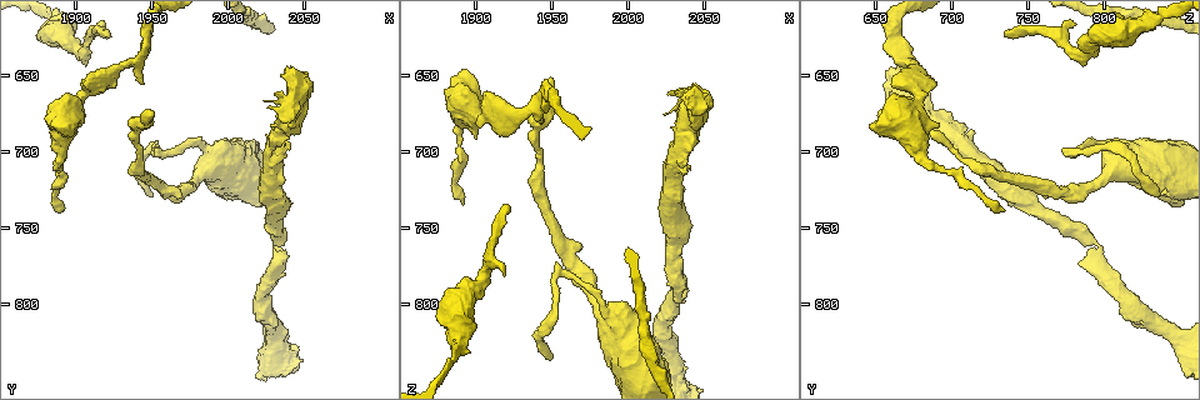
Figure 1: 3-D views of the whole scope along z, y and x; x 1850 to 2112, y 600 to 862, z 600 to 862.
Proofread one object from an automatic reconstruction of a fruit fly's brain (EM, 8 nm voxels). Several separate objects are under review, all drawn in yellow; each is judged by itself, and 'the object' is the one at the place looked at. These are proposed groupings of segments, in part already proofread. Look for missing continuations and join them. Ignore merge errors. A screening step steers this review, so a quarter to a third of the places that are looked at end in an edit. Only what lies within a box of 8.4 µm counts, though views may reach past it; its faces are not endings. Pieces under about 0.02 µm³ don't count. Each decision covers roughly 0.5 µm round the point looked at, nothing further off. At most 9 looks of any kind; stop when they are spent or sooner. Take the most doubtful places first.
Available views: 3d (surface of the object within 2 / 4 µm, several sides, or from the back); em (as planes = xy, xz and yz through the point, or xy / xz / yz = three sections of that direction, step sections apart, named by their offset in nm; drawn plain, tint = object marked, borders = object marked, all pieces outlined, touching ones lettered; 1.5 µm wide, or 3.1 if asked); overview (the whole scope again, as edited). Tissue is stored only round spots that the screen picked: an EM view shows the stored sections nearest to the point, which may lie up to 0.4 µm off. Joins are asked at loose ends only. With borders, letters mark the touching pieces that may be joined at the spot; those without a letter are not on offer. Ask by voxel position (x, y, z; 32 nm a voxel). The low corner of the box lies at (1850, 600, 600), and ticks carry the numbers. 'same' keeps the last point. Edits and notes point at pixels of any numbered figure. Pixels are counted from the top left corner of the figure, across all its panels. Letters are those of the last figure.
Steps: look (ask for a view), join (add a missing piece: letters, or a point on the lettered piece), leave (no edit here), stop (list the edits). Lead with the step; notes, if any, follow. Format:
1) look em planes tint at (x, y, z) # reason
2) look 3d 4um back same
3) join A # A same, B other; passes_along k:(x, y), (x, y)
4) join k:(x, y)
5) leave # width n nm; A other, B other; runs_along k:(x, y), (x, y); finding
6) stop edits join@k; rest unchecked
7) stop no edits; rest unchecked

look em xz step 8 borders at (1922, 622, 734) # an open end

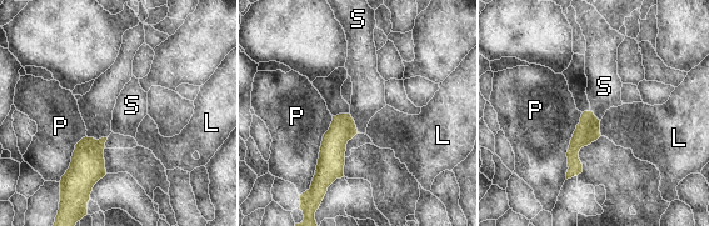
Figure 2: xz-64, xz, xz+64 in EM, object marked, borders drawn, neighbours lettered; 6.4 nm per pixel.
leave # L other, P other, S other; runs_along 2:(589, 114), (570, 174); no lettered piece goes on from it

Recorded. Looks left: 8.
look em yz step 8 borders at (1950, 674, 652) # end of a long branch

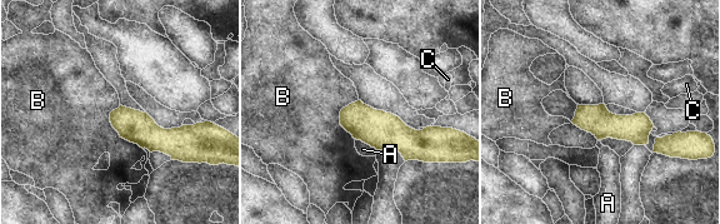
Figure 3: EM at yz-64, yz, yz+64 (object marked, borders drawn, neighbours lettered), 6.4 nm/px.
look em planes borders same

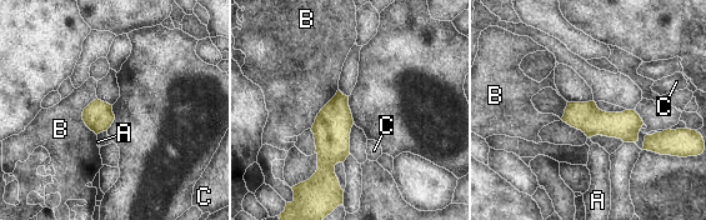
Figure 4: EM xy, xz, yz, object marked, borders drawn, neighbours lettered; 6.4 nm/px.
leave # A other, B other, C other; border 4:(96, 98), (83, 111), (96, 135); no lettered piece goes on from it

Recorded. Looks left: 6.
look 3d 2um at (2038, 644, 666) # branch stops here

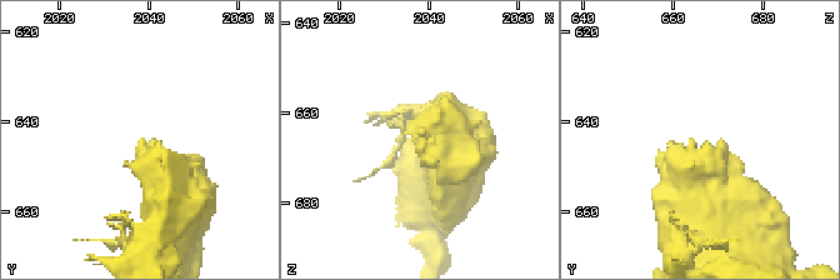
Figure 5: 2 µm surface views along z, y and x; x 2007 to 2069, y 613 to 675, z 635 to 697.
look em planes borders at (2038, 644, 664)

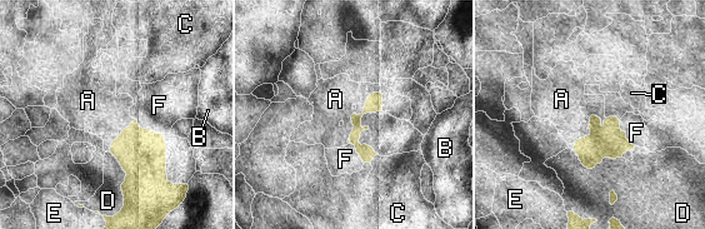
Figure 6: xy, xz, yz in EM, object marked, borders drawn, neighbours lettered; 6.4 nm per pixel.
join A # longest_contact A 400 nm; A same, B other, C other, D other, E other, F other; passes_along 6:(374, 101), (355, 114), (335, 99); it goes on there

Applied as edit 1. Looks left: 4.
look em planes borders at (1900, 682, 692) # an open end

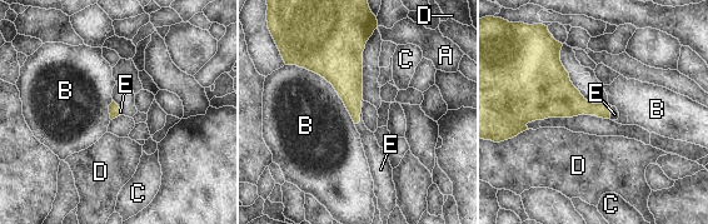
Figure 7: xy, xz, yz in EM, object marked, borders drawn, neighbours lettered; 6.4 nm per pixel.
join E # A other, B other, C other, D other, E same; passes_along 7:(348, 81), (359, 118), (374, 153); it goes on there

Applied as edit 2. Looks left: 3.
stop edits join@6, join@7; rest unchecked

